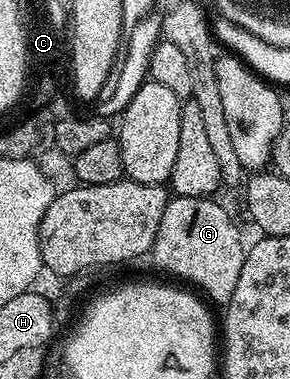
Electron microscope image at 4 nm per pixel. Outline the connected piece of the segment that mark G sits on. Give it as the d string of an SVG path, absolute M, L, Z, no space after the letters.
M171 196L160 219L160 231L156 231L152 258L164 272L182 281L191 281L195 290L203 289L198 291L211 302L214 300L218 307L225 307L232 299L232 291L236 291L247 246L242 245L242 237L229 211L216 202L214 197Z

